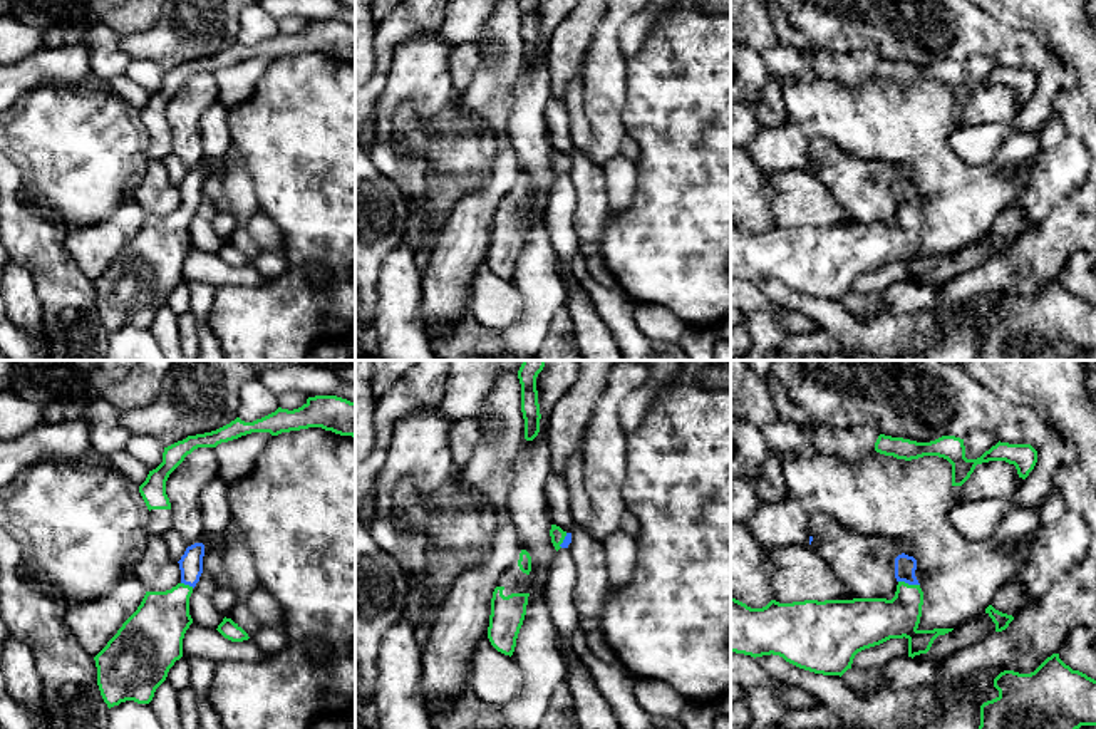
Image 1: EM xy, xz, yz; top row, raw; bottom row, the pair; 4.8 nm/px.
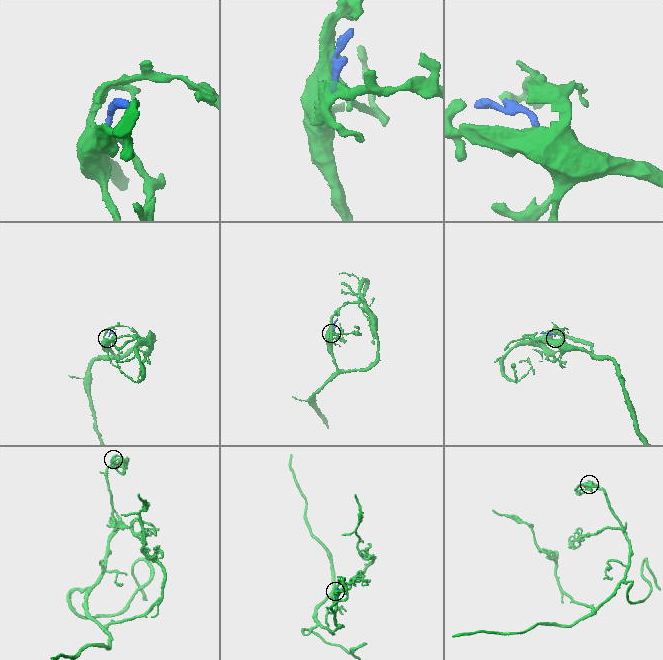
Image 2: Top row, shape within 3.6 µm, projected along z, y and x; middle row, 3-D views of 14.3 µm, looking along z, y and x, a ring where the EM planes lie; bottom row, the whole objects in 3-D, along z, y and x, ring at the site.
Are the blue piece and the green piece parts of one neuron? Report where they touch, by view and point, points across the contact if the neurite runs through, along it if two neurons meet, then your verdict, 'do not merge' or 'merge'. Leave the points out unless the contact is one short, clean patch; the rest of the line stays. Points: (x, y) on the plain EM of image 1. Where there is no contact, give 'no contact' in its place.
yz (909, 208) | across yz (905, 190), (909, 208), (909, 217), (872, 245) | merge

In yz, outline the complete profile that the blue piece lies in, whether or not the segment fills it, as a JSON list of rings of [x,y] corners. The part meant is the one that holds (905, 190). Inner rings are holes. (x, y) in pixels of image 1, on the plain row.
[[[905,178],[895,183],[895,221],[853,225],[804,225],[779,228],[771,225],[763,233],[751,233],[731,221],[731,277],[751,282],[779,280],[786,287],[823,300],[843,300],[858,277],[890,263],[908,265],[908,282],[927,278],[938,260],[954,253],[920,255],[923,216],[915,201],[917,184]]]

